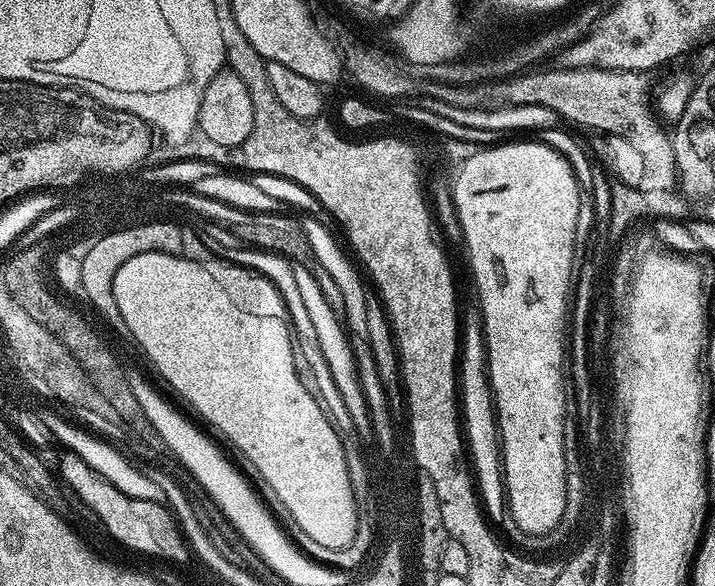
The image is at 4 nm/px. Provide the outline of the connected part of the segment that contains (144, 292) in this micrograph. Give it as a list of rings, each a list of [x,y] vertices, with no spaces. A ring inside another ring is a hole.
[[[161,252],[136,254],[130,262],[122,262],[118,274],[114,274],[114,298],[118,298],[120,319],[126,327],[119,339],[126,342],[133,336],[140,343],[136,364],[134,360],[138,406],[147,410],[148,392],[156,392],[156,400],[160,400],[172,416],[180,416],[180,420],[184,420],[184,424],[188,424],[188,428],[192,428],[192,432],[196,432],[208,448],[218,450],[216,436],[208,436],[208,428],[196,428],[196,420],[188,420],[188,416],[184,416],[180,400],[168,400],[168,387],[174,386],[174,390],[179,390],[185,398],[194,402],[202,418],[214,426],[222,426],[230,442],[234,442],[234,446],[238,446],[238,450],[242,450],[242,454],[258,466],[262,478],[266,478],[266,482],[270,482],[270,487],[278,493],[278,498],[282,498],[285,512],[298,522],[298,526],[302,526],[302,530],[322,538],[328,548],[350,546],[356,534],[357,506],[347,470],[346,451],[298,371],[290,328],[280,328],[276,320],[256,320],[256,316],[236,312],[236,308],[224,300],[224,292],[208,280],[208,272],[200,272],[200,268],[192,268],[192,263],[184,264],[184,261],[184,256]]]

